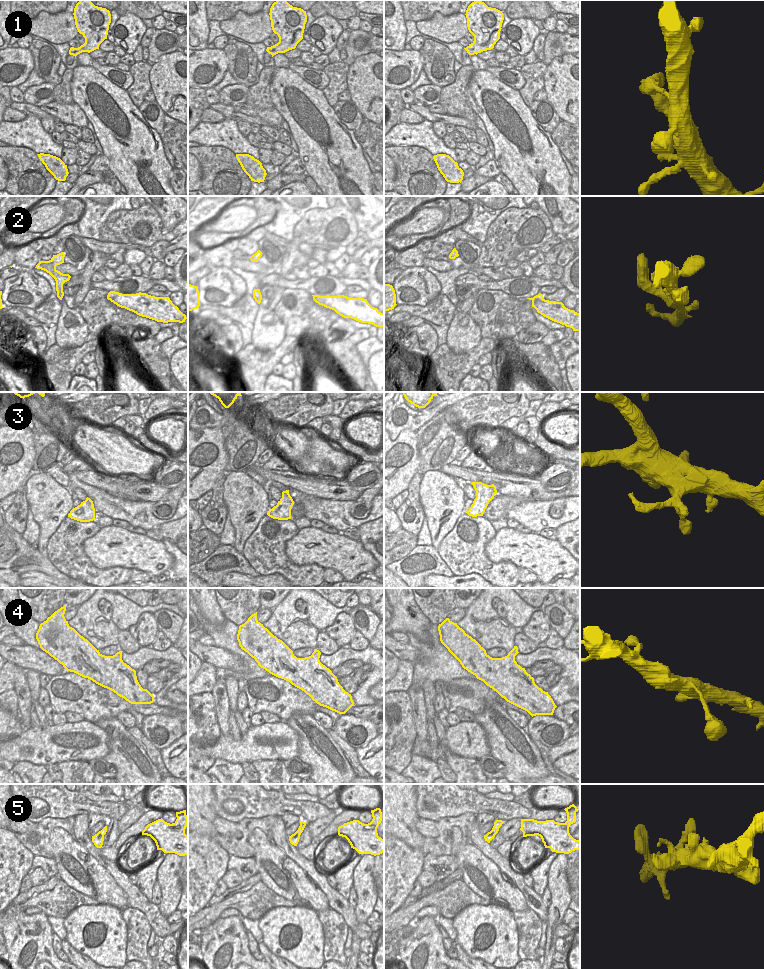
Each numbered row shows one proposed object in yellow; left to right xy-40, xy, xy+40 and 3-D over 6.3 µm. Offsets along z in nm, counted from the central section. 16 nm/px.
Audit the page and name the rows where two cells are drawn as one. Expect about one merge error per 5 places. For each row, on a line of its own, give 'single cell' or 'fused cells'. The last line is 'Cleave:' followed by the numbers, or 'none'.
1: single cell
2: single cell
3: fused cells
4: single cell
5: single cell
Cleave: 3

